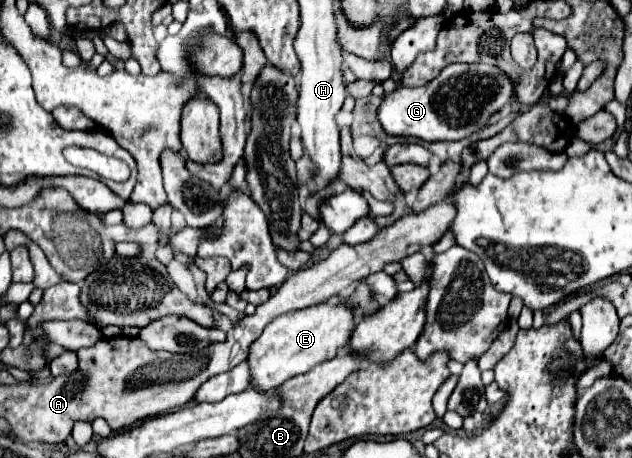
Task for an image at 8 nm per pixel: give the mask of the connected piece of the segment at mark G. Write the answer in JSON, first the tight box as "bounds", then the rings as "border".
{"bounds":[378,64,514,142],"border":[[[450,64],[438,78],[420,88],[398,86],[378,106],[378,120],[390,136],[412,136],[426,142],[462,140],[486,126],[488,118],[512,100],[514,84],[490,64]]]}

